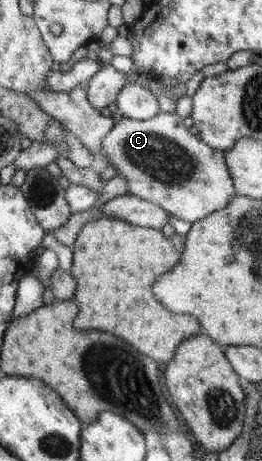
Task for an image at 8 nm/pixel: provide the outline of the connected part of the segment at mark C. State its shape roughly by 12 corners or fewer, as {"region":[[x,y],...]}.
{"region":[[176,112],[101,141],[128,194],[190,223],[236,197],[224,151]]}

